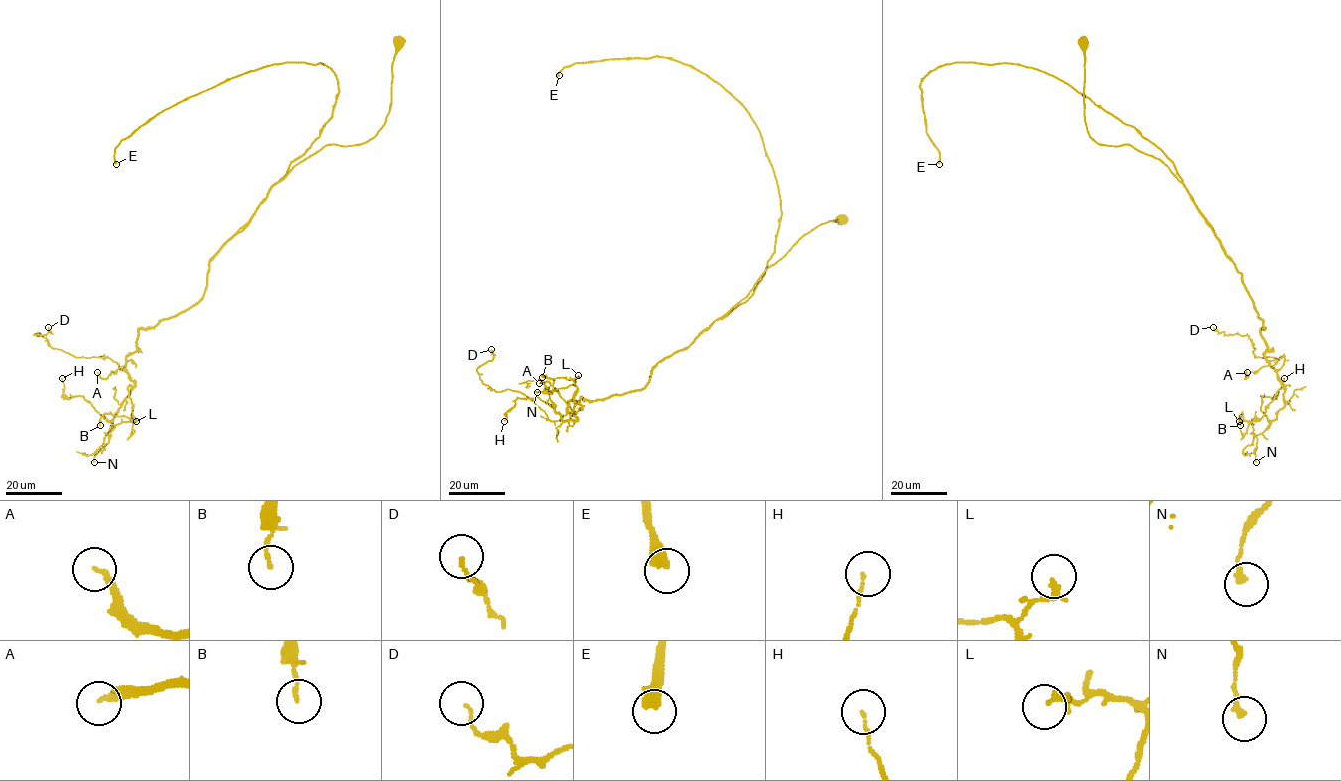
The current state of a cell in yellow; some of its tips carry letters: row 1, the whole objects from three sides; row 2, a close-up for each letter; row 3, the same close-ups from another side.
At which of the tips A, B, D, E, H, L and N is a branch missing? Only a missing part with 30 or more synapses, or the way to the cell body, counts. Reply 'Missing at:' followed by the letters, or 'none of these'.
Missing at: E

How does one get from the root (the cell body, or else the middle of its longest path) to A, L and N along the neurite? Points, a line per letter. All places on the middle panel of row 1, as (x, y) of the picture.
A: (843, 222), (804, 234), (745, 298), (687, 347), (660, 361), (643, 388), (568, 404), (549, 382), (539, 383)
L: (843, 222), (804, 234), (745, 298), (687, 347), (660, 361), (643, 388), (570, 401), (573, 420), (578, 375)
N: (843, 222), (804, 234), (745, 298), (660, 361), (643, 388), (570, 401), (575, 420), (573, 385), (537, 392)

